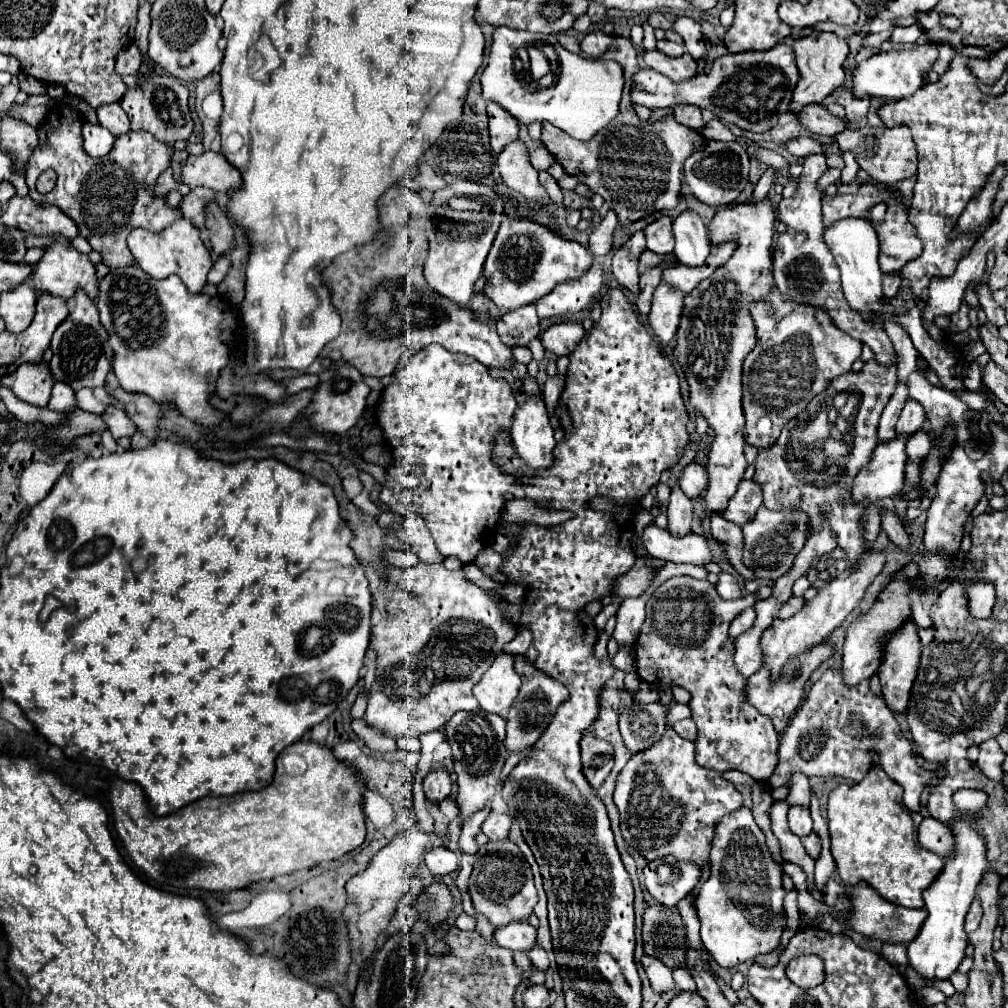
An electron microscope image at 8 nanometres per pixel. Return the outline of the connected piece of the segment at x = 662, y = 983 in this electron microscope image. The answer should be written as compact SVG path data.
M650 955L642 957L642 965L646 969L646 975L648 975L650 985L652 985L654 991L666 993L666 991L676 989L676 983L672 979L672 969L668 969L668 965L660 963L656 957L650 957Z

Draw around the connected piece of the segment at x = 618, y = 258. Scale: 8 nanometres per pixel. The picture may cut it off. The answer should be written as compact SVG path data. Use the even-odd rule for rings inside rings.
M636 231L622 247L616 249L616 253L612 257L612 273L614 273L616 281L622 287L626 287L628 291L632 291L634 295L640 291L636 265L638 265L638 257L644 249L646 249L644 231Z

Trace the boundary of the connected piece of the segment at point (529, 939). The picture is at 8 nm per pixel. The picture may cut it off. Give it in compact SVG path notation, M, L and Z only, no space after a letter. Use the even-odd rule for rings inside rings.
M528 921L510 923L494 931L494 939L500 947L510 951L530 951L536 945L536 929Z

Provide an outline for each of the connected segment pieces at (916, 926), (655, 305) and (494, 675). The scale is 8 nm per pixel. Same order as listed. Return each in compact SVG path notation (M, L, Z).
M858 883L856 887L850 889L850 915L848 915L848 925L870 939L878 939L884 943L900 943L900 945L908 945L916 933L920 931L920 925L924 923L924 909L906 909L900 905L894 905L886 899L882 899L870 885L866 883Z
M660 283L654 291L648 325L656 335L656 339L664 345L668 345L676 335L680 313L682 313L682 299L684 293L668 283Z
M500 653L482 675L480 683L474 685L474 697L484 711L502 713L514 703L520 685L522 681L514 669L514 657L510 653Z

